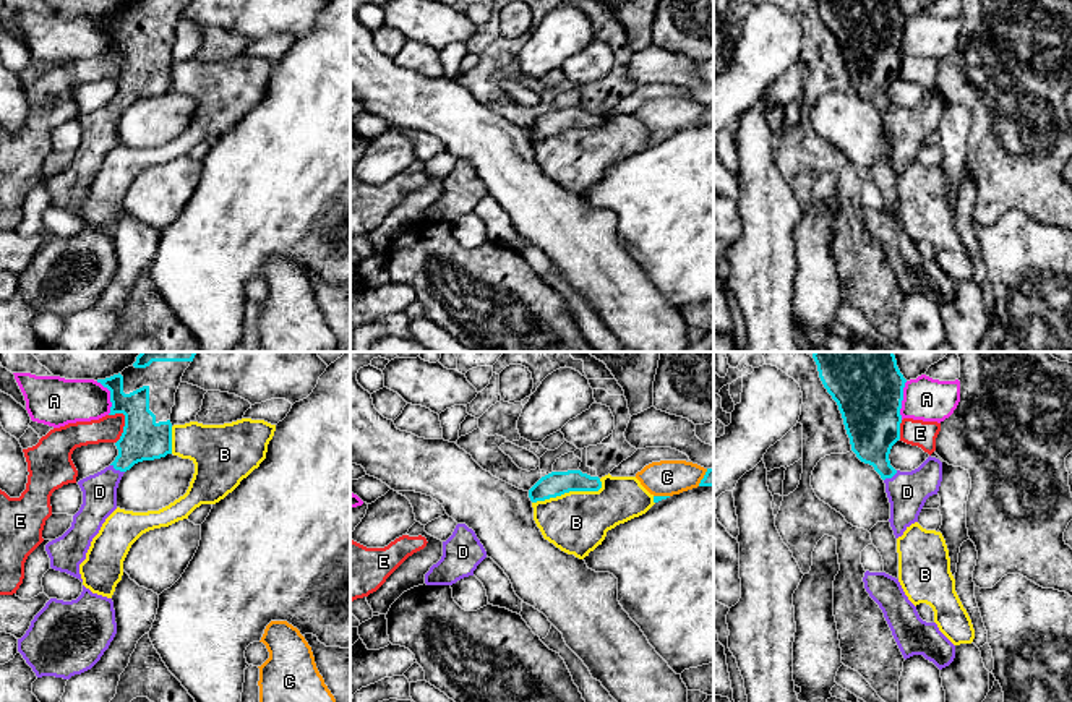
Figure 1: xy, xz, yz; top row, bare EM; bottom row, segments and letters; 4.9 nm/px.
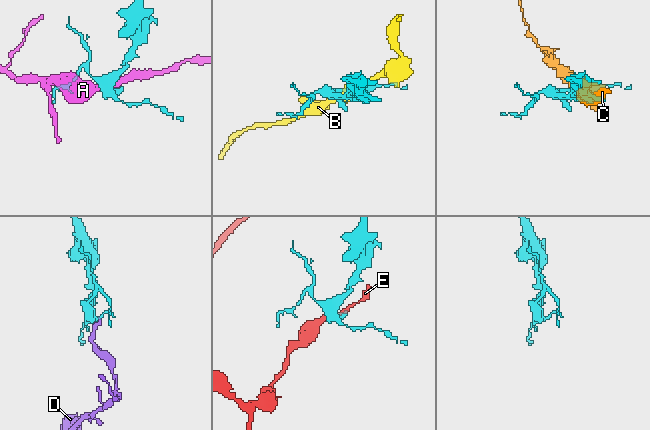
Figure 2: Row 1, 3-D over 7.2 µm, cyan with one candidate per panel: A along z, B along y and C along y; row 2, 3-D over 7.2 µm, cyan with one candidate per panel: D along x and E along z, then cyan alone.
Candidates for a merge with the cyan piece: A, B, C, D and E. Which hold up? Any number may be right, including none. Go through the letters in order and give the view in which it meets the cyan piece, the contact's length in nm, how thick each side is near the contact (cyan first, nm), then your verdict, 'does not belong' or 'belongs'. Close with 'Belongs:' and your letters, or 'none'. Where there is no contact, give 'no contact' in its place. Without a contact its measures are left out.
A: yz | 190 nm | 380/220 nm | does not belong
B: xz | 360 nm | 120/320 nm | does not belong
C: xz | 100 nm | 90/180 nm | does not belong
D: xy | 80 nm | 200/180 nm | belongs
E: xy | 160 nm | 200/140 nm | does not belong
Belongs: D

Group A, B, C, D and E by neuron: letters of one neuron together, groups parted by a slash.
A / B / C / D / E

